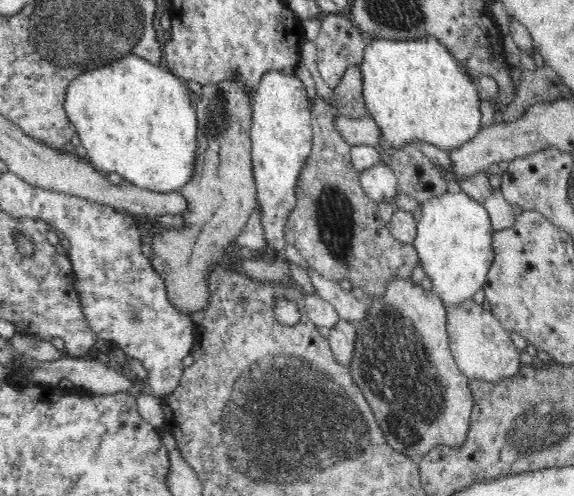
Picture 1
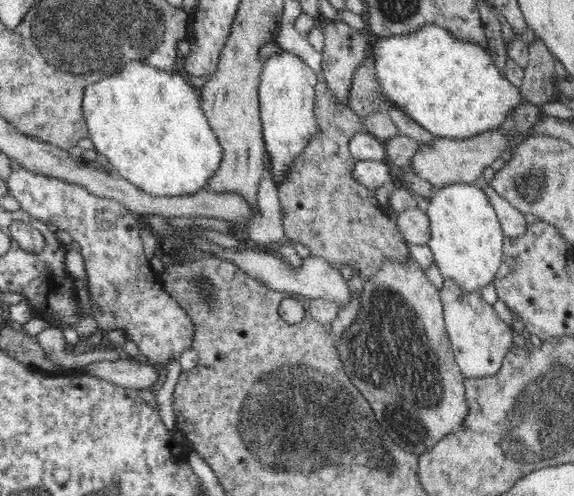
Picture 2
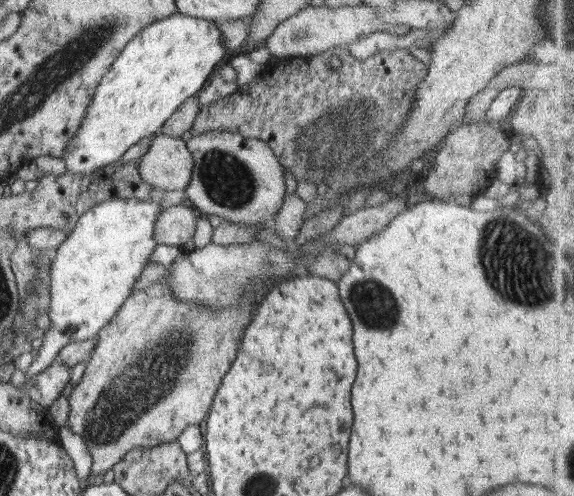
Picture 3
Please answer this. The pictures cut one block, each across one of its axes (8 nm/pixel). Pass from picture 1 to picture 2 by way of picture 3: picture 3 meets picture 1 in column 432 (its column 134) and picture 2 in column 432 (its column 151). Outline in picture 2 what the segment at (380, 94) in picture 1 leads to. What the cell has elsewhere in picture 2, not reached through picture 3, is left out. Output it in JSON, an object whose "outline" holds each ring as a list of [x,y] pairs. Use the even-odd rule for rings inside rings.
{"outline":[[[425,25],[416,33],[400,37],[382,37],[370,45],[375,75],[382,99],[390,100],[403,114],[425,128],[433,137],[464,140],[499,127],[518,106],[527,102],[517,89],[498,71],[487,48],[459,40],[437,25]]]}

